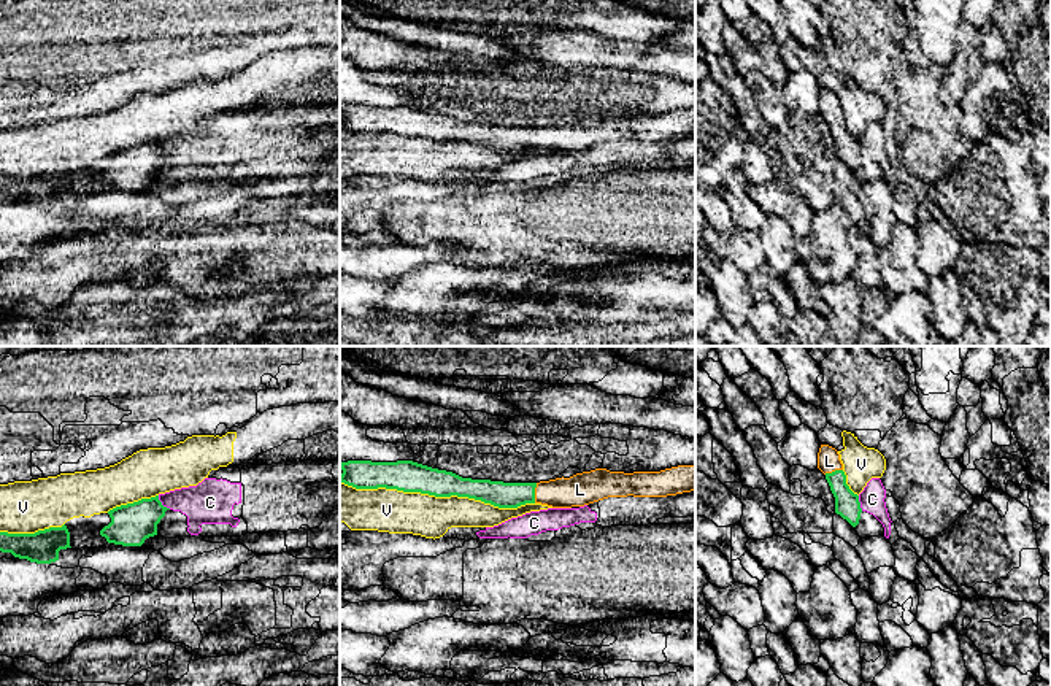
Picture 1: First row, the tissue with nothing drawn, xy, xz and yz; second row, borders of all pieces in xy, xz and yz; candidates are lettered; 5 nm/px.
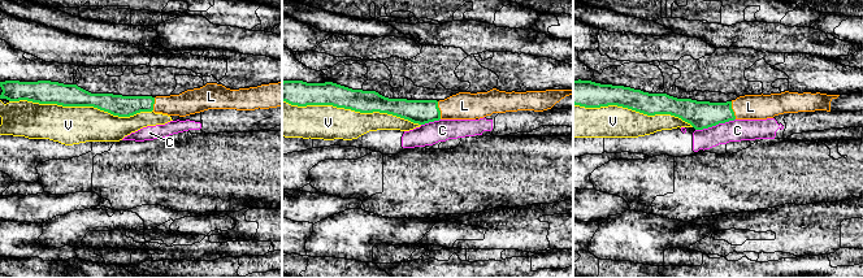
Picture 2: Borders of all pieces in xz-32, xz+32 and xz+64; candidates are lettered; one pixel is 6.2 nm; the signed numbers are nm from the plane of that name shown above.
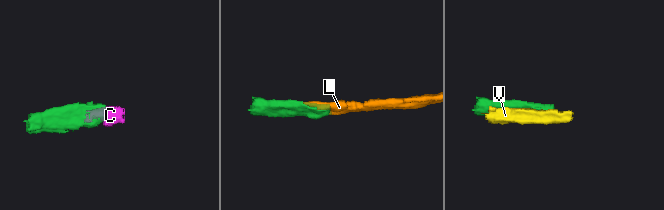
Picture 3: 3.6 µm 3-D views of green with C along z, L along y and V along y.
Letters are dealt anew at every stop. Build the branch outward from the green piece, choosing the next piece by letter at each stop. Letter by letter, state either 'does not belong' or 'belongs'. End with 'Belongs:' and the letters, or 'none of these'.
C: does not belong
L: belongs
V: does not belong
Belongs: L

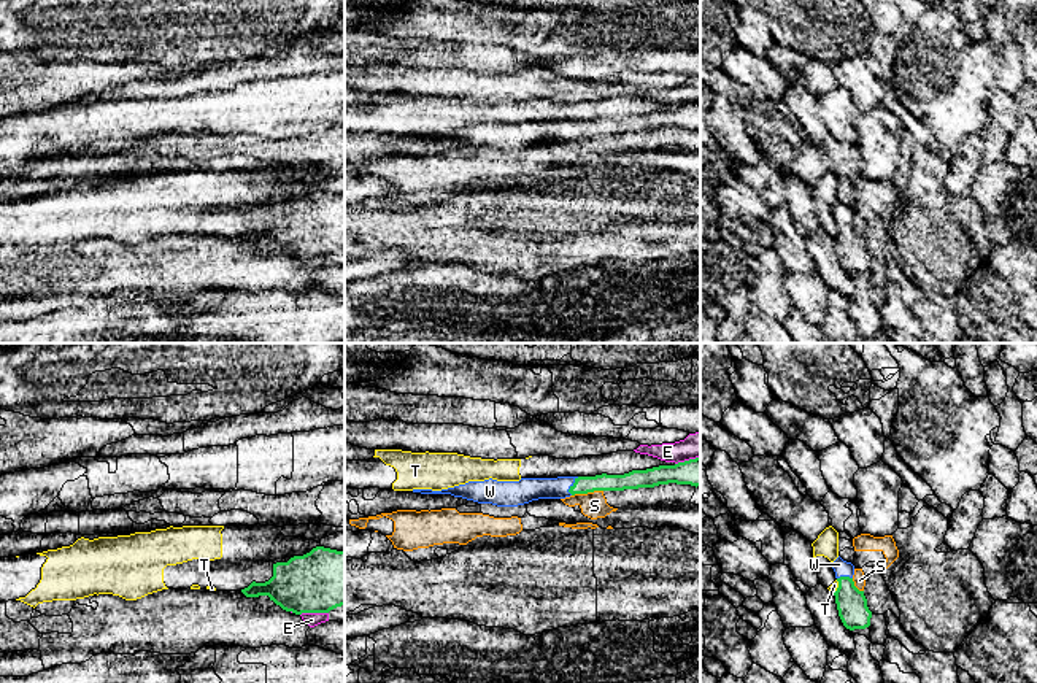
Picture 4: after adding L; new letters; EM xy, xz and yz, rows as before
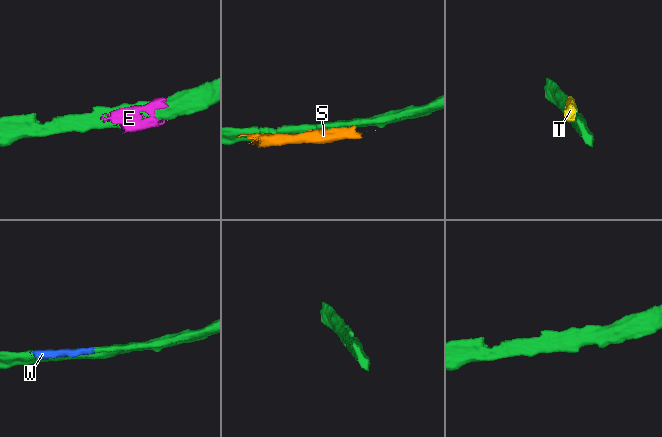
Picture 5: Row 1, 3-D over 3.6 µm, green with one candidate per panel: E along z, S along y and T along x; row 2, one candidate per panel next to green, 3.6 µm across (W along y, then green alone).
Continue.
E: does not belong
S: does not belong
T: does not belong
W: belongs
Belongs: W

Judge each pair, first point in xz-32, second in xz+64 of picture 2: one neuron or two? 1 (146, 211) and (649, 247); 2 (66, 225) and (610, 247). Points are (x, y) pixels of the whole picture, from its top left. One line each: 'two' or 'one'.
1: one
2: one

